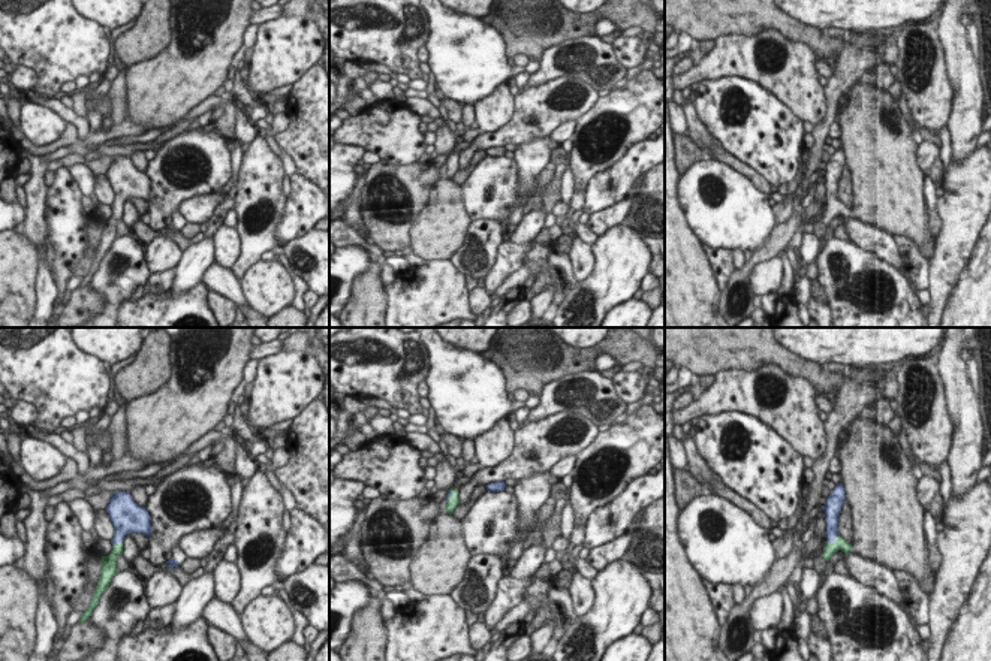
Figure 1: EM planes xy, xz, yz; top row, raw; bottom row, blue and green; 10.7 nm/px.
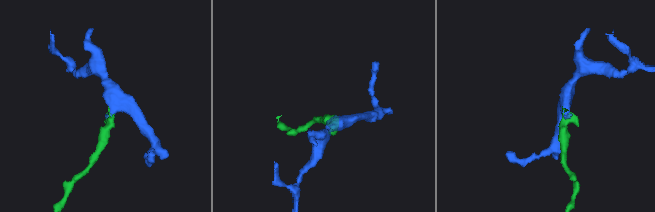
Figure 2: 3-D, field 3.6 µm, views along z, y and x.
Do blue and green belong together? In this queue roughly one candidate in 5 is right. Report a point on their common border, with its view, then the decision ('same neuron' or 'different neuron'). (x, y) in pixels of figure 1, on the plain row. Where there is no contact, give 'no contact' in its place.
contact yz (833, 207); same neuron

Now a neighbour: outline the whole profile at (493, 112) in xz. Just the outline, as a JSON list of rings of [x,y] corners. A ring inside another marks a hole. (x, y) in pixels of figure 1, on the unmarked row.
[[[507,81],[500,84],[488,97],[473,105],[475,121],[481,133],[494,133],[512,120],[515,102],[509,93]]]

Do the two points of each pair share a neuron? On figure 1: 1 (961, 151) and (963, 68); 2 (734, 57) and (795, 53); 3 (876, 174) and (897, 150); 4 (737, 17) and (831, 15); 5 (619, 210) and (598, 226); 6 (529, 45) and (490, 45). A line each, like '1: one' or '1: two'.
1: one
2: one
3: one
4: two
5: one
6: two

